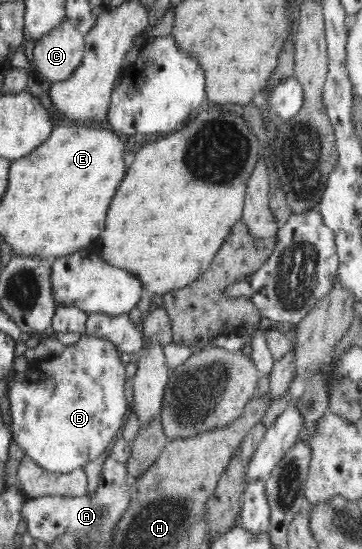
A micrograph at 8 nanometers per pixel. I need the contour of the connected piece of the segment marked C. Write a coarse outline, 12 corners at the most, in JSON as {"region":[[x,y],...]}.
{"region":[[66,18],[28,45],[42,79],[70,79],[85,56],[85,36]]}

